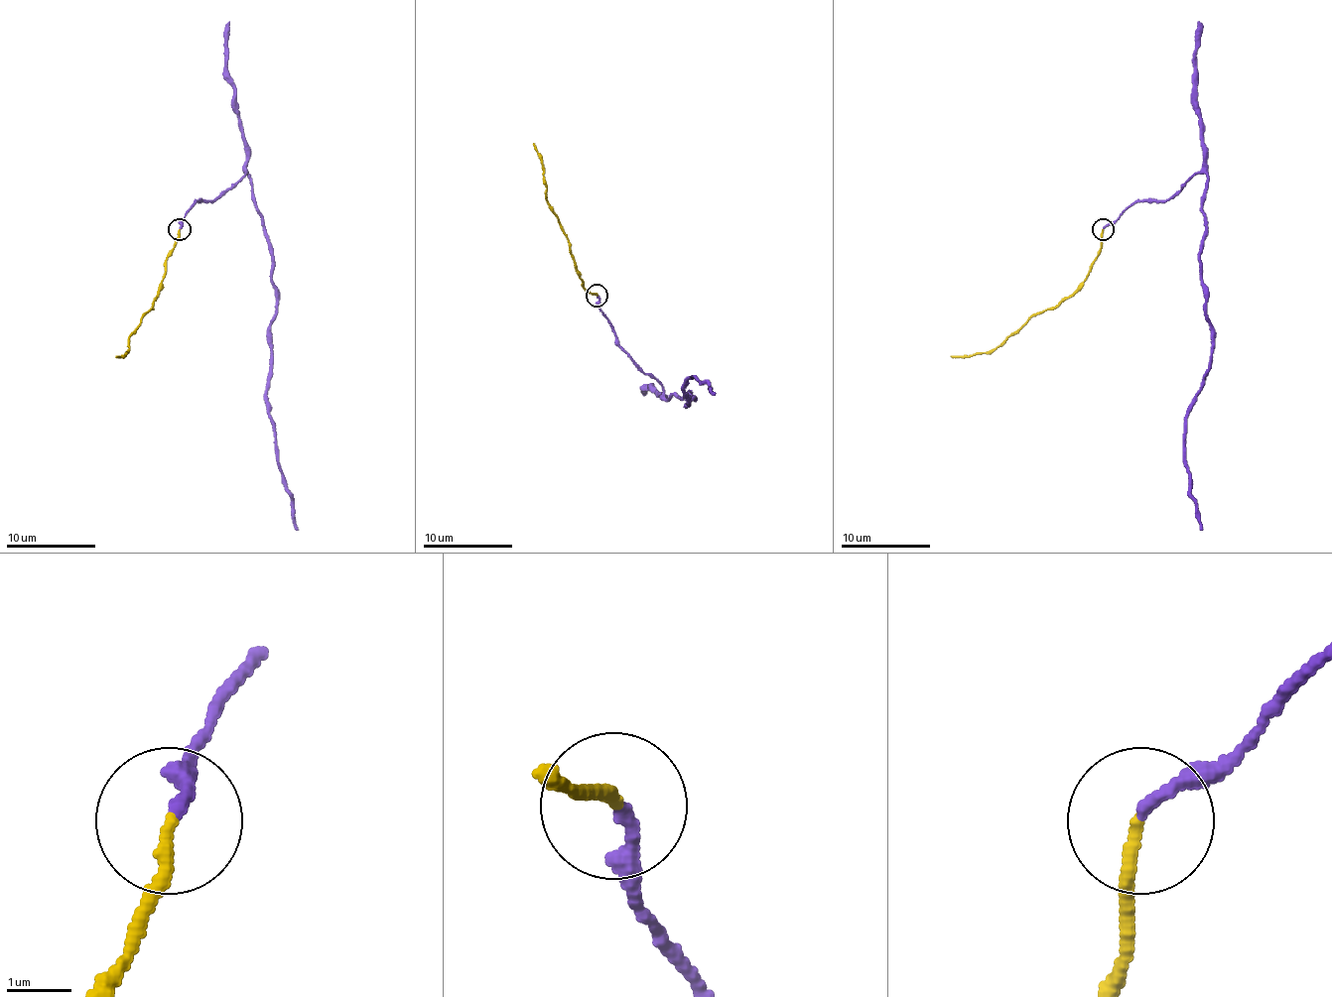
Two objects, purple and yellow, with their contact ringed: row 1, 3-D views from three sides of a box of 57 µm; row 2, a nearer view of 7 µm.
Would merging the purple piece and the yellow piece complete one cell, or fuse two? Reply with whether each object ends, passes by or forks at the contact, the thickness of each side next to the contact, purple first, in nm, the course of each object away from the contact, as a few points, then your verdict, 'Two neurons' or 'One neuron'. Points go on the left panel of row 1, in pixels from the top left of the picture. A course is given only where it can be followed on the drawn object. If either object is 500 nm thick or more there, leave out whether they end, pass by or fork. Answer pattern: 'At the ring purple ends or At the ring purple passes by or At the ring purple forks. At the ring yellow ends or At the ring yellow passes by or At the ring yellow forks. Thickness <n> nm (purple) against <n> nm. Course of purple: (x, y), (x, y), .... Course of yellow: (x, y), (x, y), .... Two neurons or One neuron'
At the ring purple ends. At the ring yellow ends. Thickness 190 nm (purple) against 200 nm. Course of purple: (179, 228), (195, 204), (212, 202), (250, 176), (272, 258), (277, 317), (270, 326), (268, 411), (299, 529). Course of yellow: (179, 228), (157, 296), (130, 335), (130, 348), (123, 355), (116, 355). One neuron

